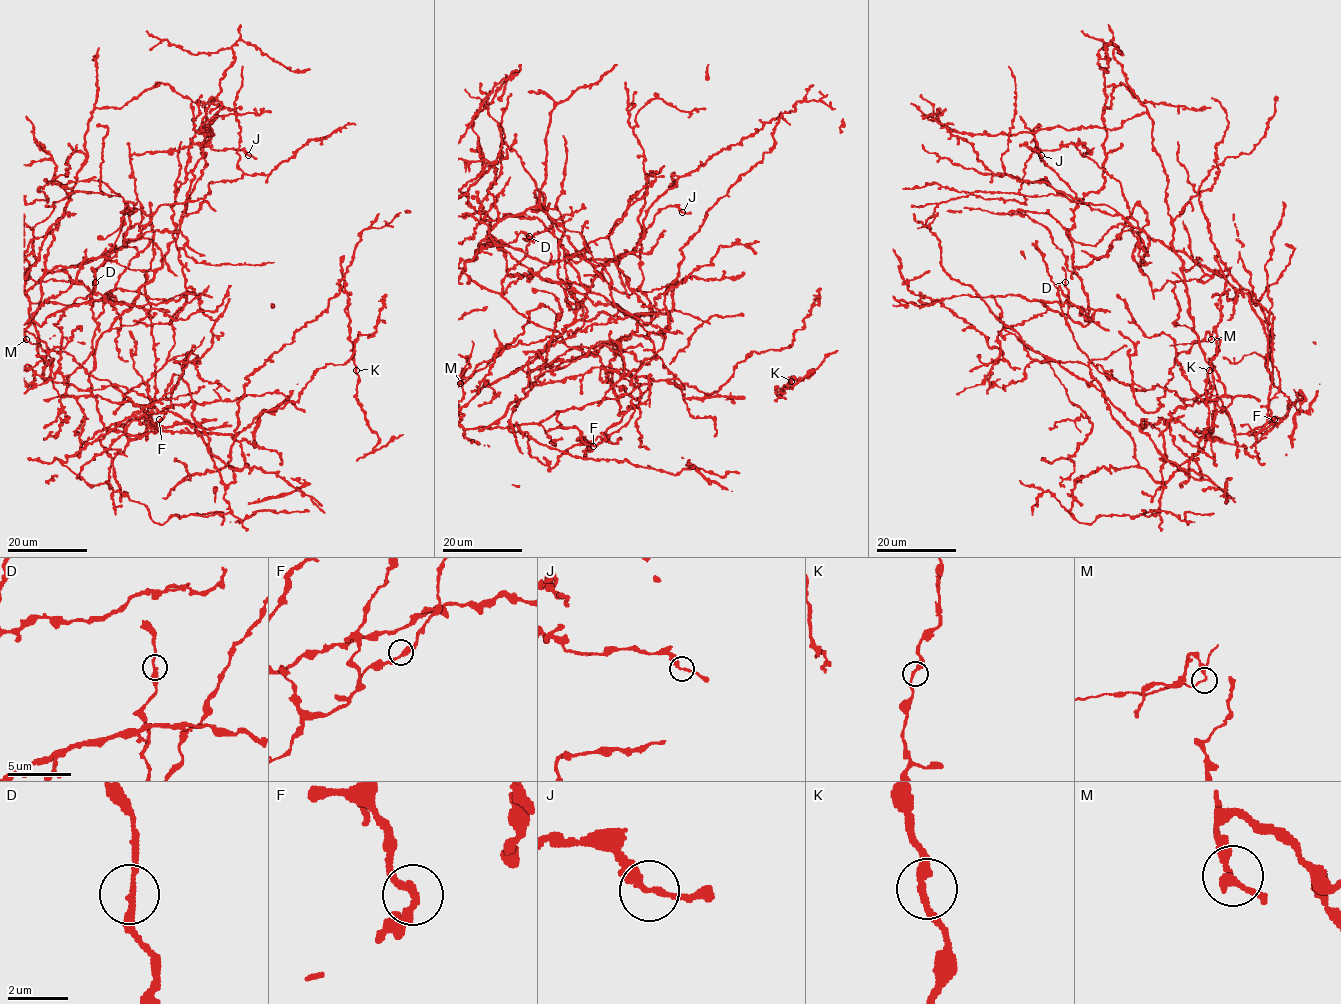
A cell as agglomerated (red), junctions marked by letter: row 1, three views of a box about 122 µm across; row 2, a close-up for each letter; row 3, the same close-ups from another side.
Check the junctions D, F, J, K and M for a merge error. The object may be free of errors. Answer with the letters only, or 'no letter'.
no letter

